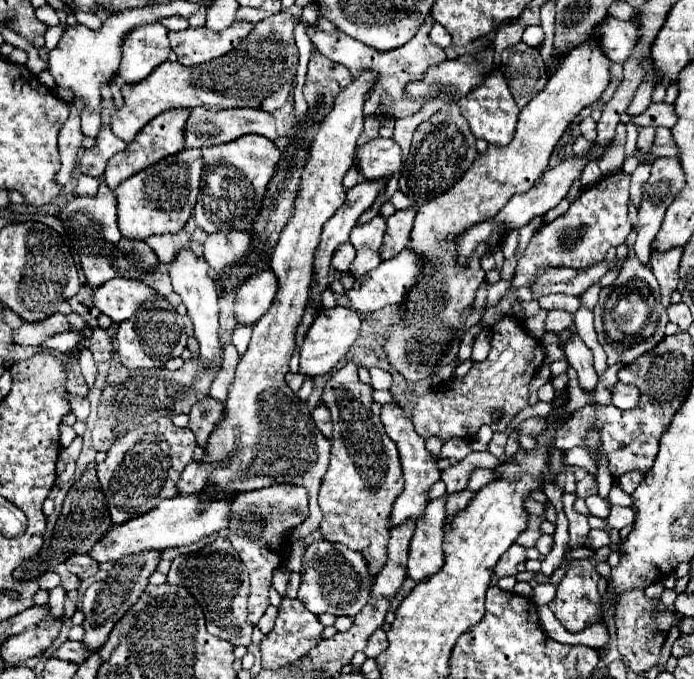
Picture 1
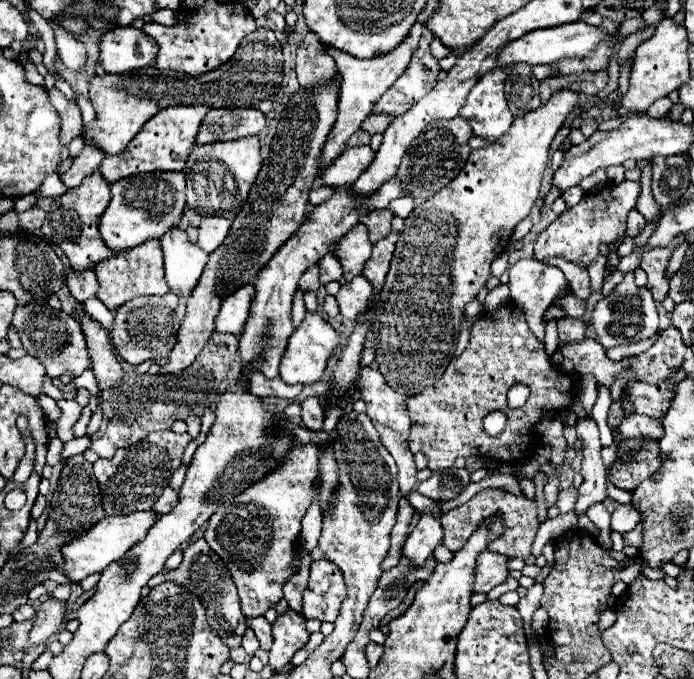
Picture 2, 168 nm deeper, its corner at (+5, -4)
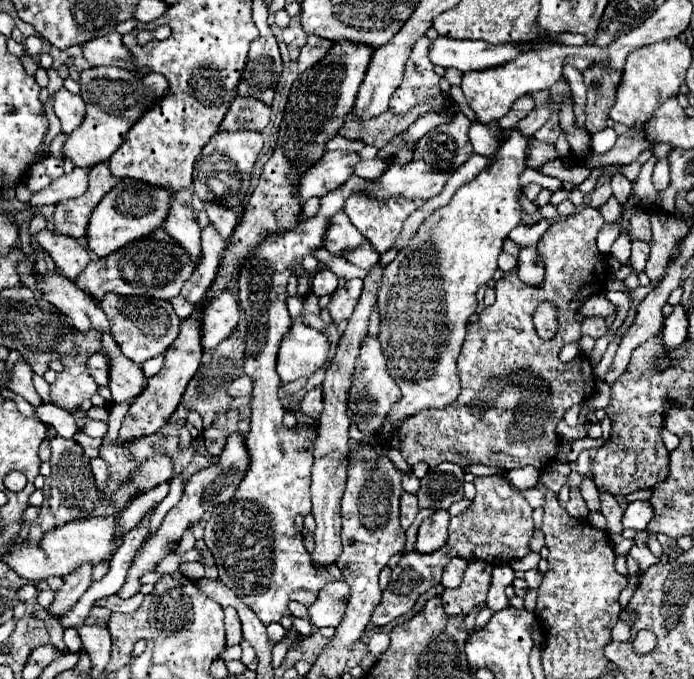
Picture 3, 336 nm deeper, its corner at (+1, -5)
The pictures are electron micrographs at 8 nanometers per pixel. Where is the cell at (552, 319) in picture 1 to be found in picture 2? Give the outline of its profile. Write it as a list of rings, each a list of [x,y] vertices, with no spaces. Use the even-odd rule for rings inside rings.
[[[564,317],[556,321],[556,327],[558,327],[558,337],[562,341],[576,341],[586,337],[586,323],[582,319]]]

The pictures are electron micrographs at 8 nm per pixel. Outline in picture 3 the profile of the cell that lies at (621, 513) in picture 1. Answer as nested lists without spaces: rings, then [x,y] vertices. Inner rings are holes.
[[[636,500],[630,502],[626,512],[624,512],[624,528],[632,528],[632,530],[646,530],[648,522],[654,516],[654,508],[648,500]]]

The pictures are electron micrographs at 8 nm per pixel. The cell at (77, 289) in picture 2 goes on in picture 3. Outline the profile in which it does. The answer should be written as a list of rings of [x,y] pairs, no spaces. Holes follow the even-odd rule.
[[[40,230],[38,234],[34,234],[34,238],[40,244],[40,248],[50,254],[50,258],[56,264],[56,270],[68,276],[70,280],[76,280],[76,276],[90,262],[88,250],[70,236],[58,236],[50,230]]]

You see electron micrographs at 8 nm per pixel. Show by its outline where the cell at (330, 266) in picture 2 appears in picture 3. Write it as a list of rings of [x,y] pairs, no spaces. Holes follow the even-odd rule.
[[[330,270],[318,272],[312,280],[312,294],[316,294],[320,298],[320,296],[326,296],[326,294],[332,294],[336,290],[336,286],[338,286],[336,274],[332,274]]]

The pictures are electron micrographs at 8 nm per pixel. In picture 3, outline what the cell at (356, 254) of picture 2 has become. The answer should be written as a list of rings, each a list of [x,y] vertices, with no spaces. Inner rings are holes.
[[[342,210],[330,218],[328,228],[324,232],[324,248],[334,256],[338,256],[344,248],[354,248],[364,240],[366,238],[356,232],[356,228],[350,224],[348,216]]]

